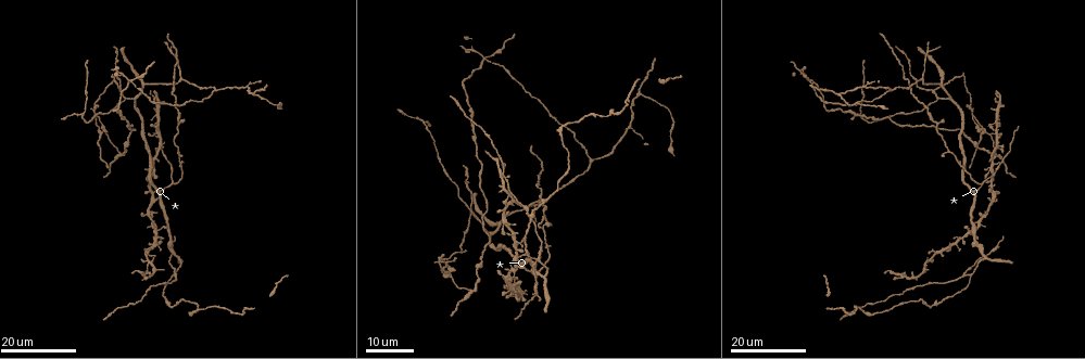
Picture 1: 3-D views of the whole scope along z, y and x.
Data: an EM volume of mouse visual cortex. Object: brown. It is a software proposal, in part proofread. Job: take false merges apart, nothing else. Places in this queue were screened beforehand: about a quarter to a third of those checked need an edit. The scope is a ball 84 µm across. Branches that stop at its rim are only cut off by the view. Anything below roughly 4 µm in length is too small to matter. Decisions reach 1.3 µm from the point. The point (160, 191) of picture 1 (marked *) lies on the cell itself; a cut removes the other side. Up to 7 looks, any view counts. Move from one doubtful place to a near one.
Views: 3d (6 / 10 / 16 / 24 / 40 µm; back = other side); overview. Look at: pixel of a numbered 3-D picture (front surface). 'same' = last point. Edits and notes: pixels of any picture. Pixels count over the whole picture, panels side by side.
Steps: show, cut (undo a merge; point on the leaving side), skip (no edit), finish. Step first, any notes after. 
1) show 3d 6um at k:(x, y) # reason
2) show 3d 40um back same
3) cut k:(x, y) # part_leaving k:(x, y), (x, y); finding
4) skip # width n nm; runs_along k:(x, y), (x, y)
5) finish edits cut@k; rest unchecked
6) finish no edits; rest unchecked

show 3d 16um at 1:(592, 160) # arms part here

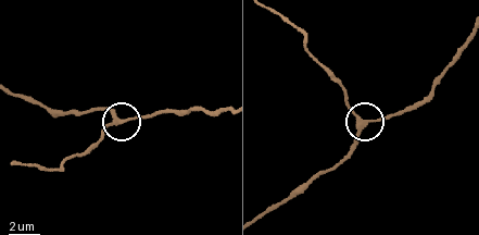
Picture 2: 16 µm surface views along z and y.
show 3d 10um at 2:(121, 121)

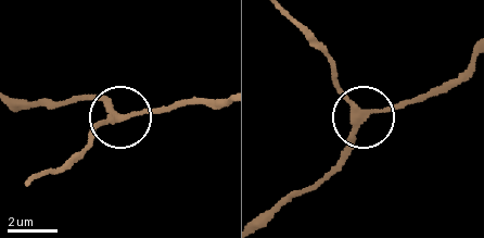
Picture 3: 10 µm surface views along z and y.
skip # runs_along 3:(270, 215), (333, 165), (358, 122), (418, 103); one cell here

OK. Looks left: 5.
show 3d 16um at 1:(182, 77)

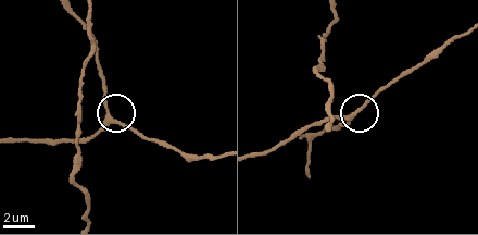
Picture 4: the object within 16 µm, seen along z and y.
show 3d 10um at 4:(352, 115)

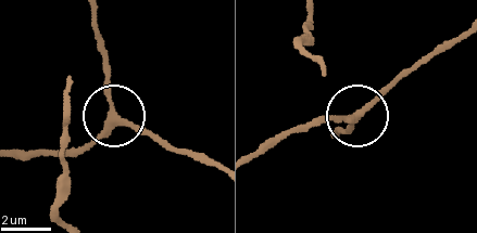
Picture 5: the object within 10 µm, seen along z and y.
skip # runs_along 5:(12, 154), (68, 151), (105, 124), (112, 74), (105, 44); one cell here

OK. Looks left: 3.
show 3d 24um at 1:(864, 88) # a fork

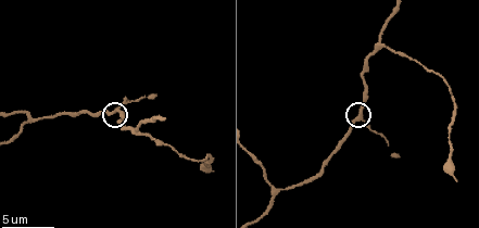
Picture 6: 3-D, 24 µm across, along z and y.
show 3d 6um at 6:(362, 115)

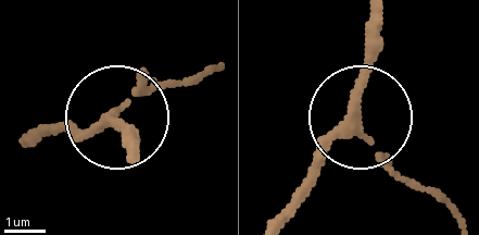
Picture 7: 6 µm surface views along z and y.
skip # side_arm 6 um; one cell here

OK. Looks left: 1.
finish no edits; rest unchecked

